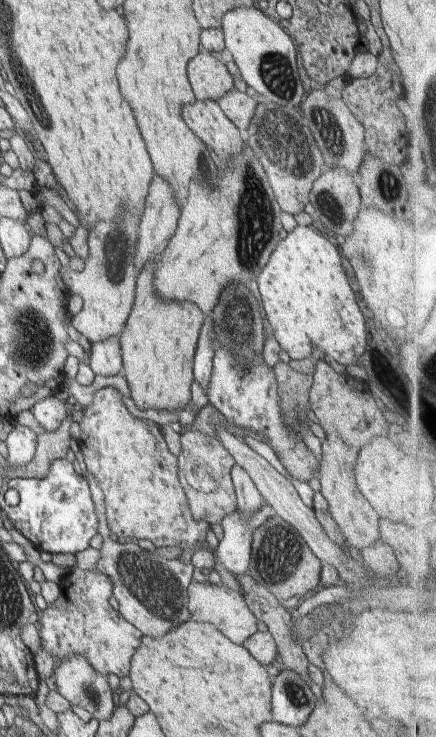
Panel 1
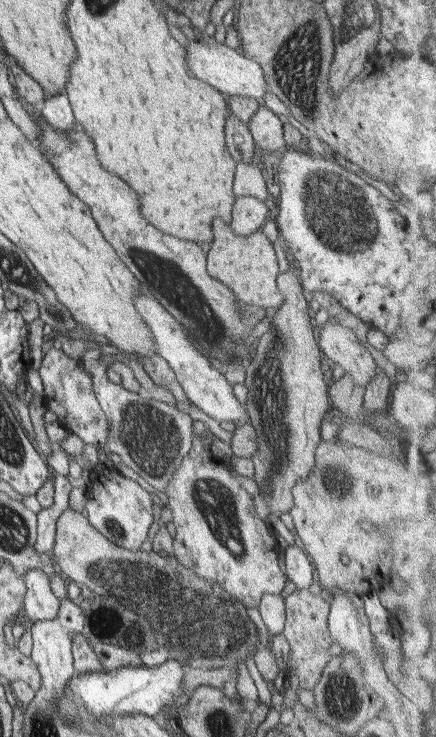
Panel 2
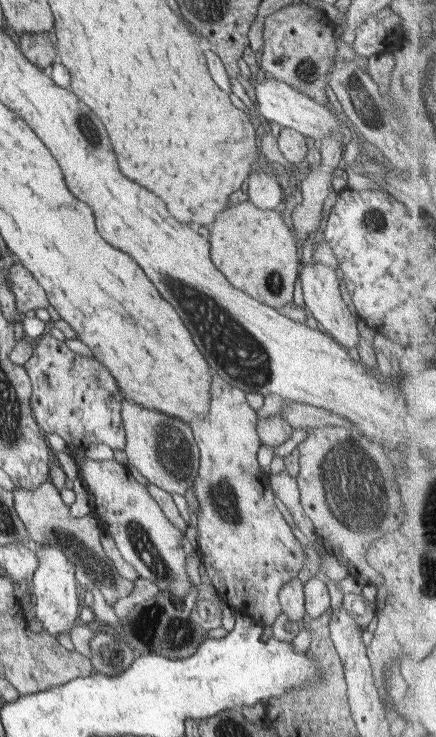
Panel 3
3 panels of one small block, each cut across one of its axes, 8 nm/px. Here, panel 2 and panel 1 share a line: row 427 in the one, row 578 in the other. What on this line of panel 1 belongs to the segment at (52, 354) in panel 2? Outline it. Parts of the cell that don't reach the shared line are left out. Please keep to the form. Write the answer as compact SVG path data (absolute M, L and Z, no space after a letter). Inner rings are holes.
M75 568L62 578L62 582L58 585L61 589L58 600L50 604L46 610L40 611L37 623L42 643L40 648L55 660L57 664L62 662L63 659L79 655L101 676L108 678L110 674L115 674L119 679L129 676L131 659L140 647L142 634L140 630L130 625L130 622L127 622L120 615L119 610L114 610L110 606L109 600L113 596L113 585L110 578L103 573Z

